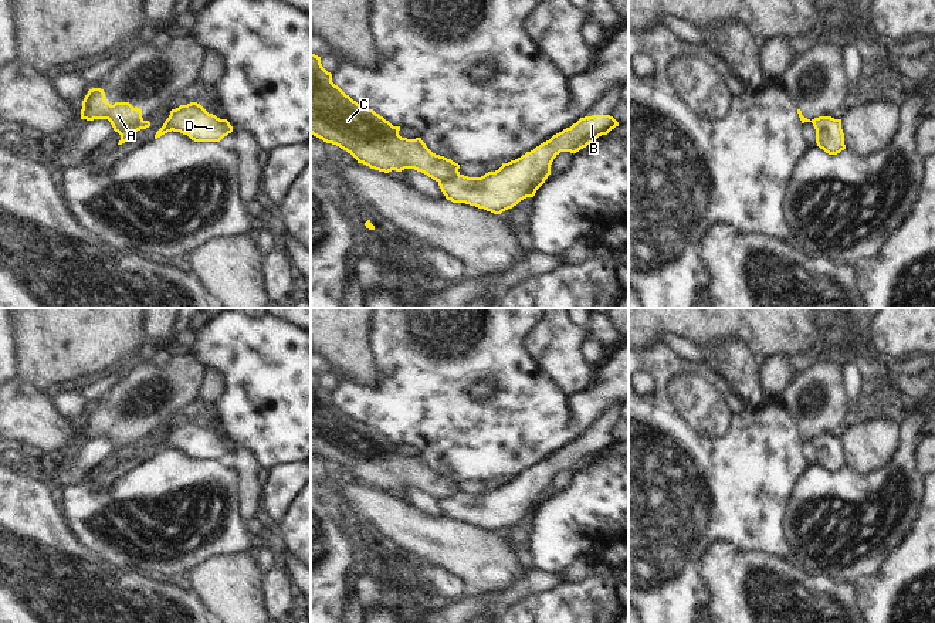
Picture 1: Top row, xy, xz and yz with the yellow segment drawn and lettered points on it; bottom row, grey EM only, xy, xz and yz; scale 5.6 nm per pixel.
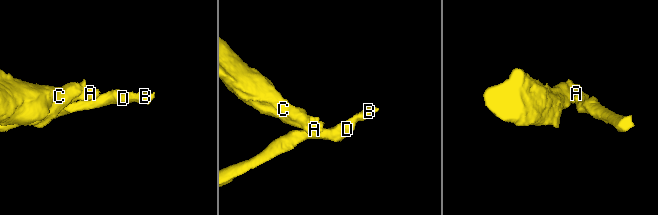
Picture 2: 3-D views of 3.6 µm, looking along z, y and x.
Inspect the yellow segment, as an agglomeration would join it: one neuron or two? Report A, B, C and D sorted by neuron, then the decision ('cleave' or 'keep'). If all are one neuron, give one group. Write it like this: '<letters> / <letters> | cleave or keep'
A C / B D | cleave

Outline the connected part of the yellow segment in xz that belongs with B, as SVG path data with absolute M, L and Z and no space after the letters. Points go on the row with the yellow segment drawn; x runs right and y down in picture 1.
M610 115L580 118L533 150L502 163L495 172L488 172L481 177L460 175L438 186L446 199L453 203L465 203L501 214L521 200L535 196L551 175L551 165L560 152L576 153L616 126L619 122Z

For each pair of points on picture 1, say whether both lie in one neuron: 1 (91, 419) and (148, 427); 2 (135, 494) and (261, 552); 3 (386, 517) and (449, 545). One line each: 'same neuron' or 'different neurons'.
1: same neuron
2: different neurons
3: same neuron

